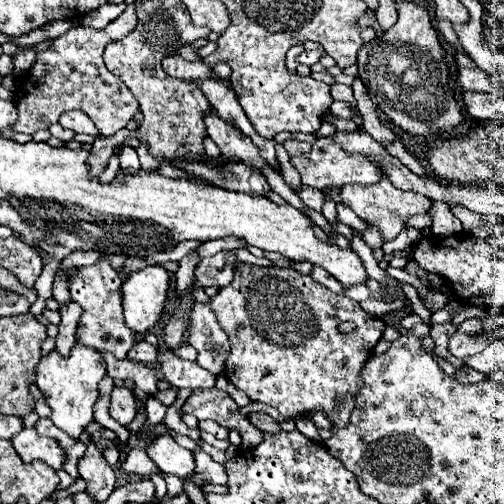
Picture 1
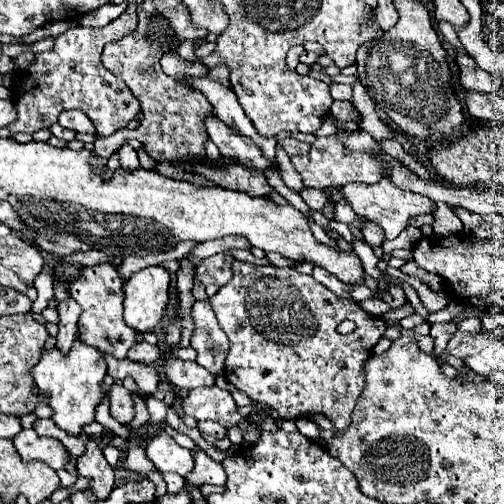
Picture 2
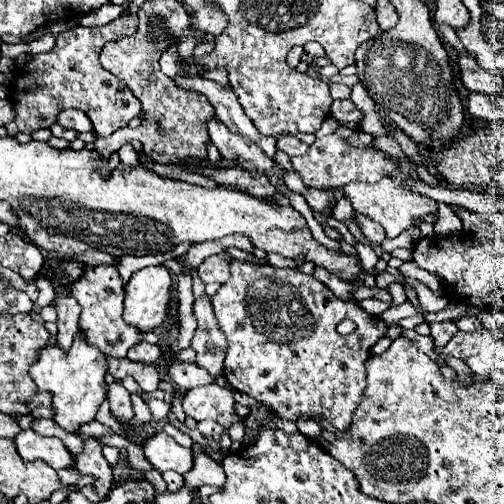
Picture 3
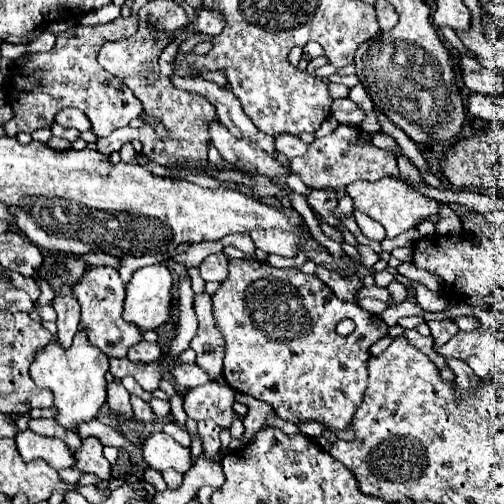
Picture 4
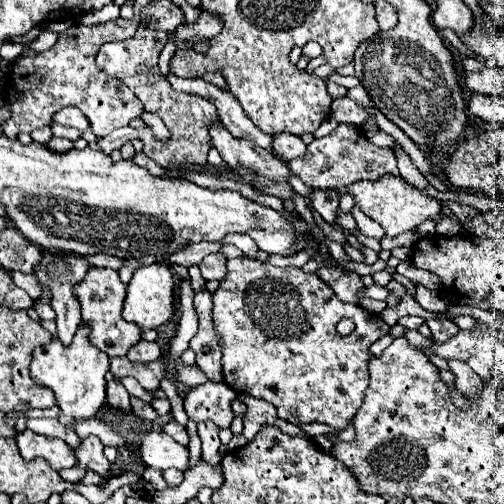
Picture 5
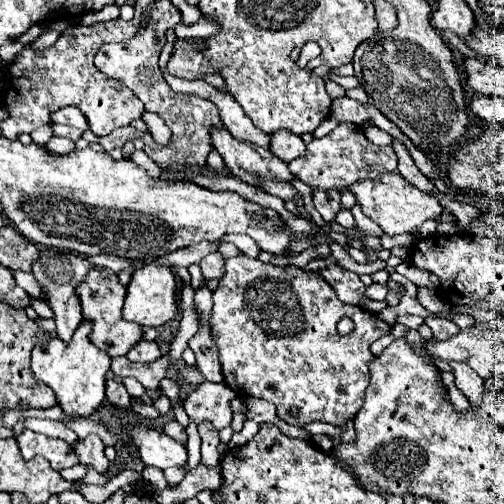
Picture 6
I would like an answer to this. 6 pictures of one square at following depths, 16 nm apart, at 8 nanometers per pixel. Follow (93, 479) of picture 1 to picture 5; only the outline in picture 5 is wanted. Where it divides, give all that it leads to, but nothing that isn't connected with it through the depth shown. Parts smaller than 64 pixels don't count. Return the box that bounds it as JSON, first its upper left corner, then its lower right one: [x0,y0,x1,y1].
[76,436,110,476]

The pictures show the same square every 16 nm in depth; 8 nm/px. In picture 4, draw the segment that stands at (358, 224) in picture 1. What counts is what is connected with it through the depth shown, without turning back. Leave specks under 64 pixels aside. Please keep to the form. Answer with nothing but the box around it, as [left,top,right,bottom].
[335,195,353,219]

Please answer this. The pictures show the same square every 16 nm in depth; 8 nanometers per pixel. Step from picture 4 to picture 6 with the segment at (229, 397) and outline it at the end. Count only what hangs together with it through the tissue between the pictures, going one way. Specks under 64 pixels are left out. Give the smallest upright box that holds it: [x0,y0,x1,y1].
[184,382,238,432]

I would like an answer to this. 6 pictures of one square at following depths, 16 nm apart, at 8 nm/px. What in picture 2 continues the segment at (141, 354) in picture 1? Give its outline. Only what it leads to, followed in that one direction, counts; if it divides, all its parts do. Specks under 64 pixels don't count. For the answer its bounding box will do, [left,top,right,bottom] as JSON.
[128,340,160,364]

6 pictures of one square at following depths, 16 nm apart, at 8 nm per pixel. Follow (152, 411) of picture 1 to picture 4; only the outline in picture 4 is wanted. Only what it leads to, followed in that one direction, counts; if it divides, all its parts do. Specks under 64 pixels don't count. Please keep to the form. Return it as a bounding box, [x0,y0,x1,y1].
[148,398,171,419]

